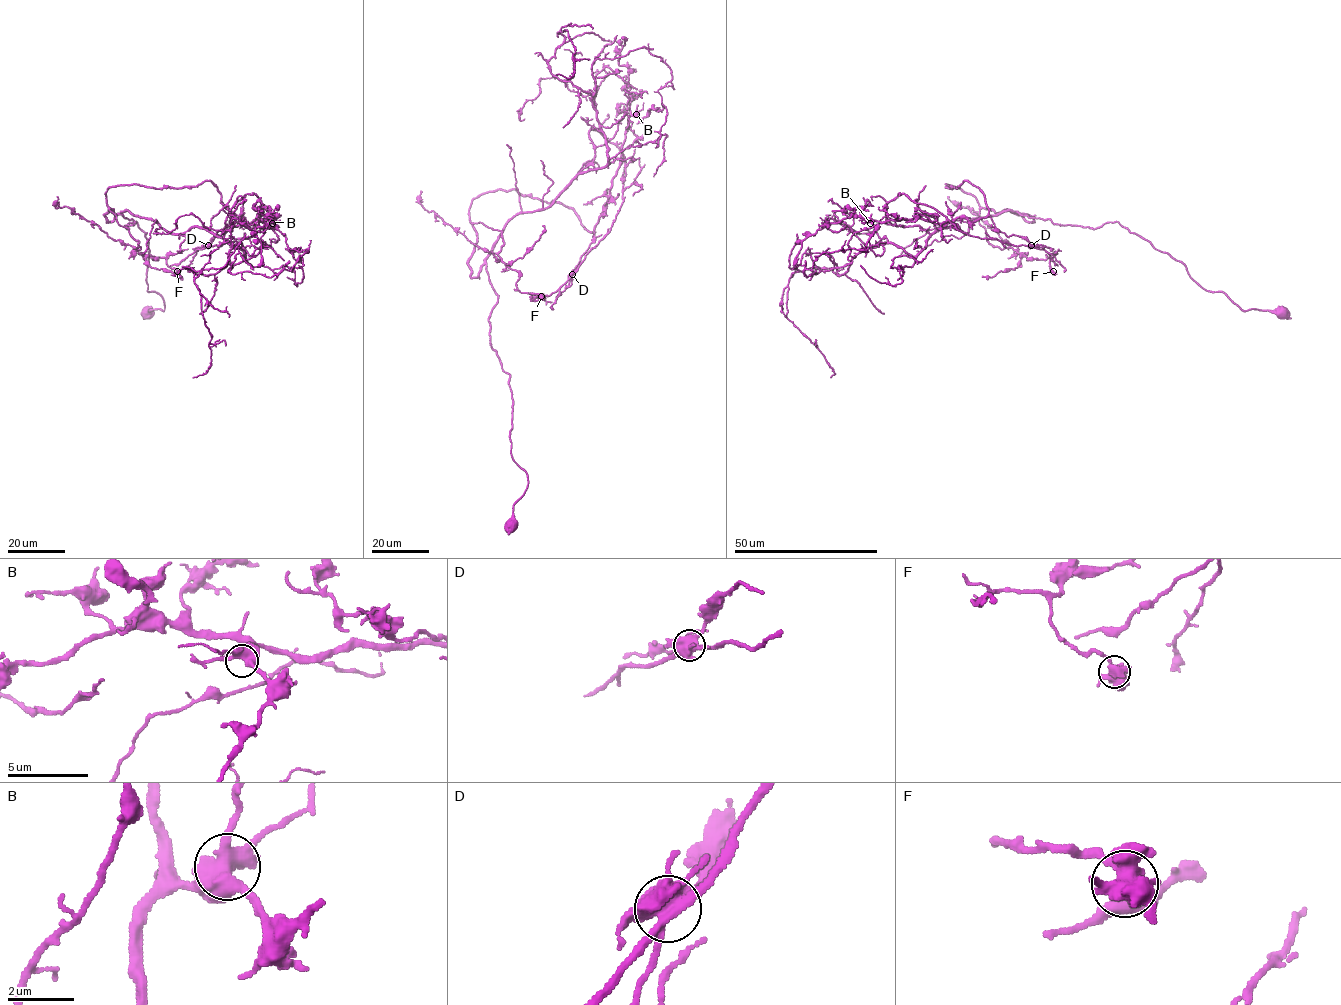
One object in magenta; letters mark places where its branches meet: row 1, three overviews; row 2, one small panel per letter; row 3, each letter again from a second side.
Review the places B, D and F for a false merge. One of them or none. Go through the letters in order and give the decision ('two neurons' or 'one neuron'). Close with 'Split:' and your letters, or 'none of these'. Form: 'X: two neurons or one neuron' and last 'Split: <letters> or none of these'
B: one neuron
D: one neuron
F: one neuron
Split: none of these

